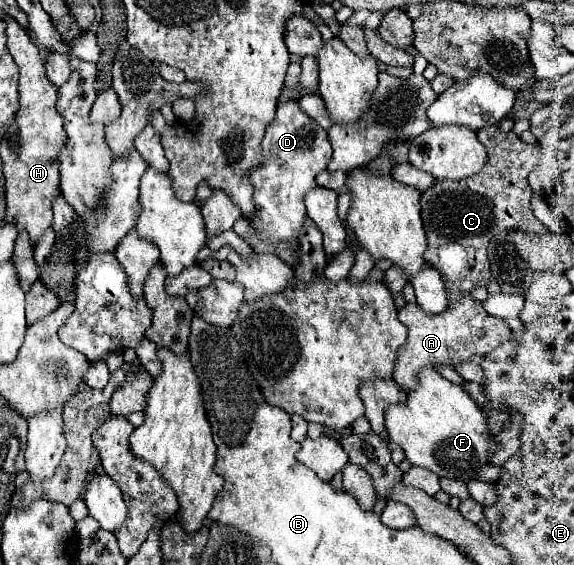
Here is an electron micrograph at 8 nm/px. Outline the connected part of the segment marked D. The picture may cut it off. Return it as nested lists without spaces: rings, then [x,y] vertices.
[[[287,100],[277,106],[277,116],[263,138],[265,162],[251,172],[257,218],[251,218],[249,222],[257,230],[257,236],[249,240],[249,246],[255,252],[273,252],[277,242],[299,238],[305,220],[305,192],[317,186],[315,176],[327,168],[331,154],[327,130],[315,124],[315,120],[301,110],[297,100]]]

